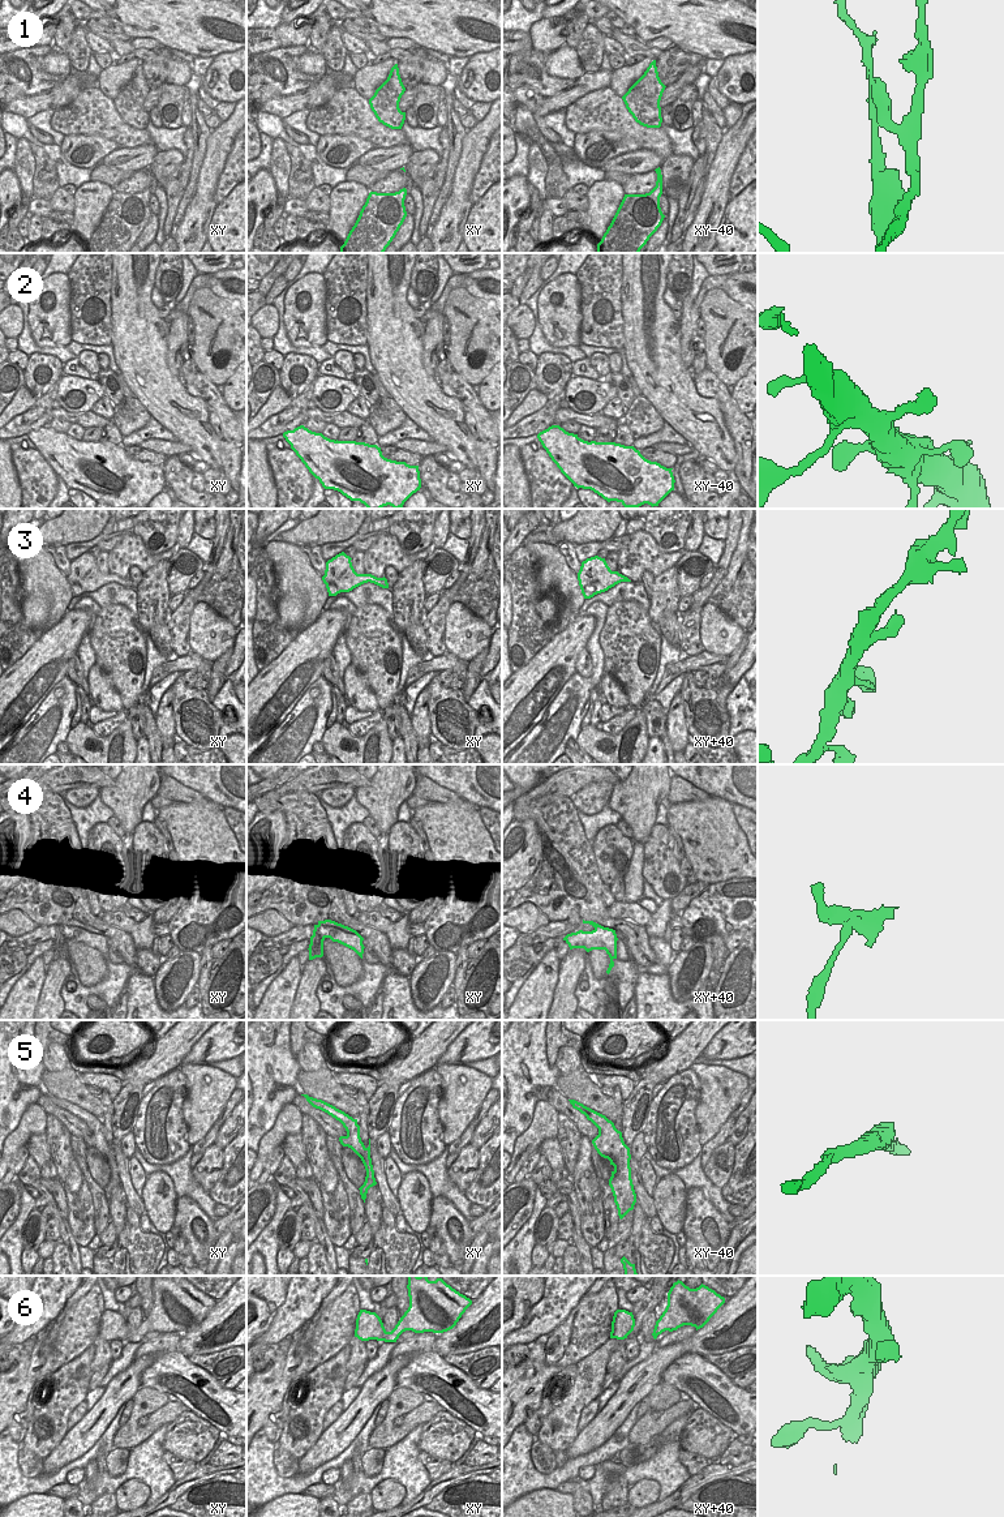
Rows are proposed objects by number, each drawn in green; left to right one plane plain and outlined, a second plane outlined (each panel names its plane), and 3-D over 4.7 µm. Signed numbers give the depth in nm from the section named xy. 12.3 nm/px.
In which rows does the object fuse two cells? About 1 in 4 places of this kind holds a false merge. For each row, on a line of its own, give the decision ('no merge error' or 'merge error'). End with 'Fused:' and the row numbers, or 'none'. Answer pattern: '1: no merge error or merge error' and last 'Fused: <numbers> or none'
1: merge error
2: no merge error
3: no merge error
4: merge error
5: no merge error
6: no merge error
Fused: 1, 4

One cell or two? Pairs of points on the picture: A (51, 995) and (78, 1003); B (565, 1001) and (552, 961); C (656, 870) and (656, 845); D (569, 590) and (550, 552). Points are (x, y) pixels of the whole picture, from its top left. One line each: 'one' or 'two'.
A: two
B: two
C: one
D: one

